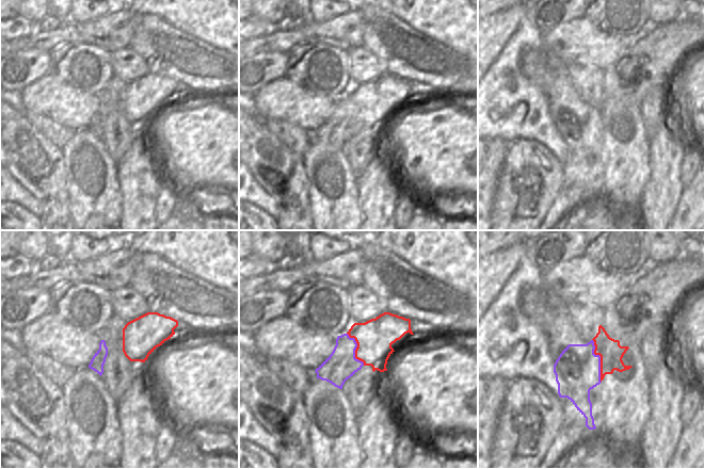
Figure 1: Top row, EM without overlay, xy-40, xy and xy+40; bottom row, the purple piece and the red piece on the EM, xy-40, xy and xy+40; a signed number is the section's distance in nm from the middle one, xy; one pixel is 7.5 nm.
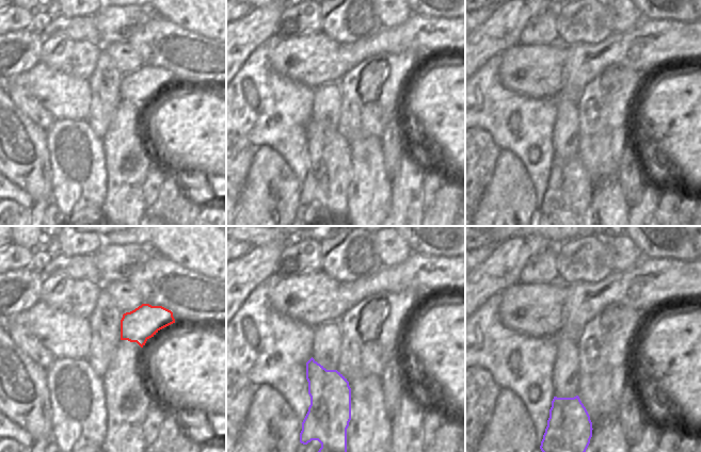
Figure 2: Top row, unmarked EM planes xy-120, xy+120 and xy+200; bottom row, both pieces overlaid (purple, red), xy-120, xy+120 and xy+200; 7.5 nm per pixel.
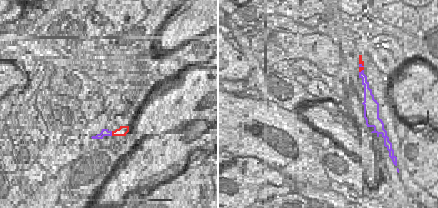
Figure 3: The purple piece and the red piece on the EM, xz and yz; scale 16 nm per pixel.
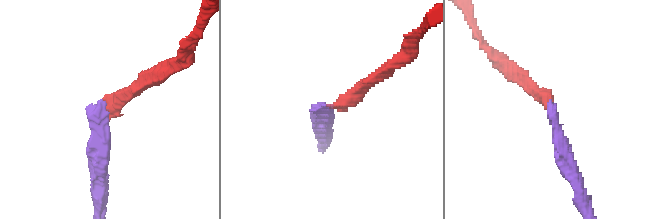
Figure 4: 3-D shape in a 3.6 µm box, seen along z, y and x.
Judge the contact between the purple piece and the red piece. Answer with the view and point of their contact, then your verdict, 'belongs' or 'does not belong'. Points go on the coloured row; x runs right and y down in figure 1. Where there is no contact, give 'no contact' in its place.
meets purple in xy+40 at (600, 359); does not belong

